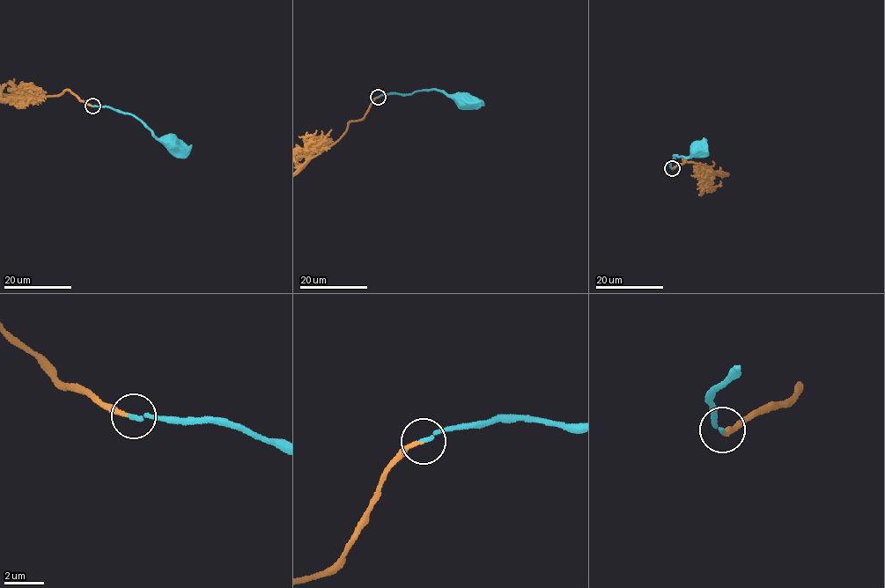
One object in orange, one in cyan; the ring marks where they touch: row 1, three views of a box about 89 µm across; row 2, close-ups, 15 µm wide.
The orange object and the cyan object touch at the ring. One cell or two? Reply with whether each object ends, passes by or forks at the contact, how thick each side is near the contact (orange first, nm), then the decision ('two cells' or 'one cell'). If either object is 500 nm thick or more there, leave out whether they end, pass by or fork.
orange ends; cyan ends; calibres 200 and 220 nm; one cell

